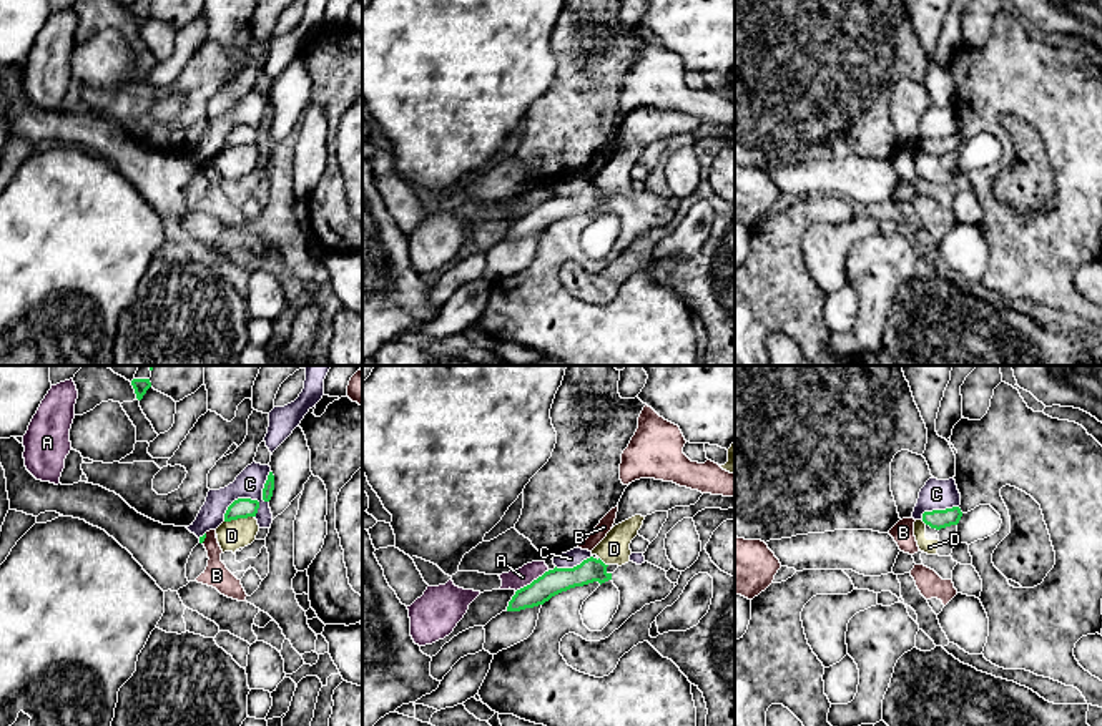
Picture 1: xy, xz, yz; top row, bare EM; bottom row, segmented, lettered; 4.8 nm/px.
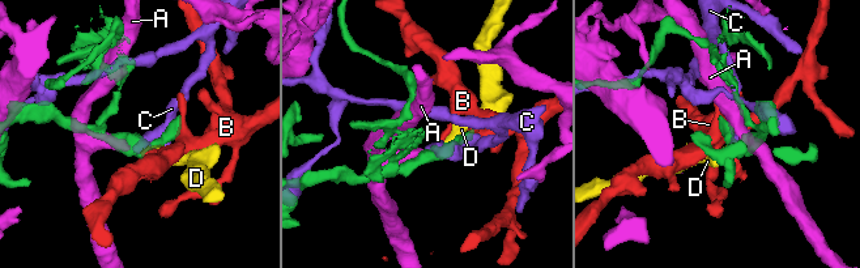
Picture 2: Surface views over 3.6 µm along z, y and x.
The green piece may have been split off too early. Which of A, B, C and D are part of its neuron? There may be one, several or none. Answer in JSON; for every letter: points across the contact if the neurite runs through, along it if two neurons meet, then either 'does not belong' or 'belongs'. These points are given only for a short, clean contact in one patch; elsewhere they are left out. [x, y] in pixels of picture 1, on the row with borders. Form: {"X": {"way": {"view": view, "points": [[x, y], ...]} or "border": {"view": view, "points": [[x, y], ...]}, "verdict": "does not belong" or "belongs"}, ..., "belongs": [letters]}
{"A": {"verdict": "does not belong"}, "B": {"verdict": "does not belong"}, "C": {"verdict": "does not belong"}, "D": {"border": {"view": "xy", "points": [[253, 515], [225, 522]]}, "verdict": "does not belong"}, "belongs": []}

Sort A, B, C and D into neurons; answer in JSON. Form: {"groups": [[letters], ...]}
{"groups": [["A"], ["B"], ["C"], ["D"]]}

